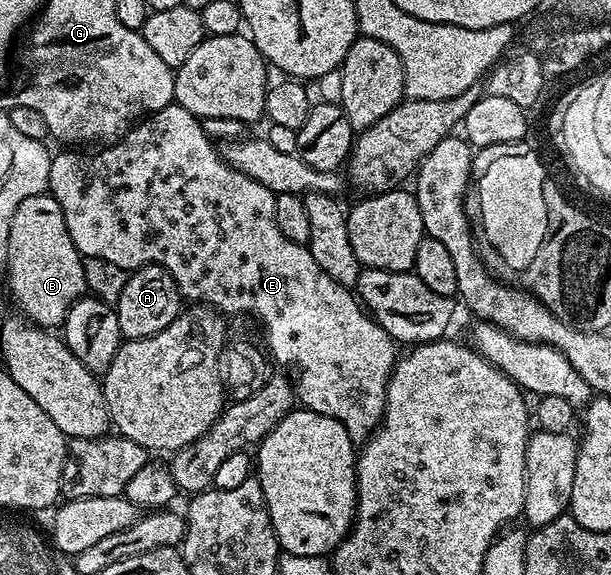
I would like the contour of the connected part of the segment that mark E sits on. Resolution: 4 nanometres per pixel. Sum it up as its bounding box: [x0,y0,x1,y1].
[48,101,398,441]

